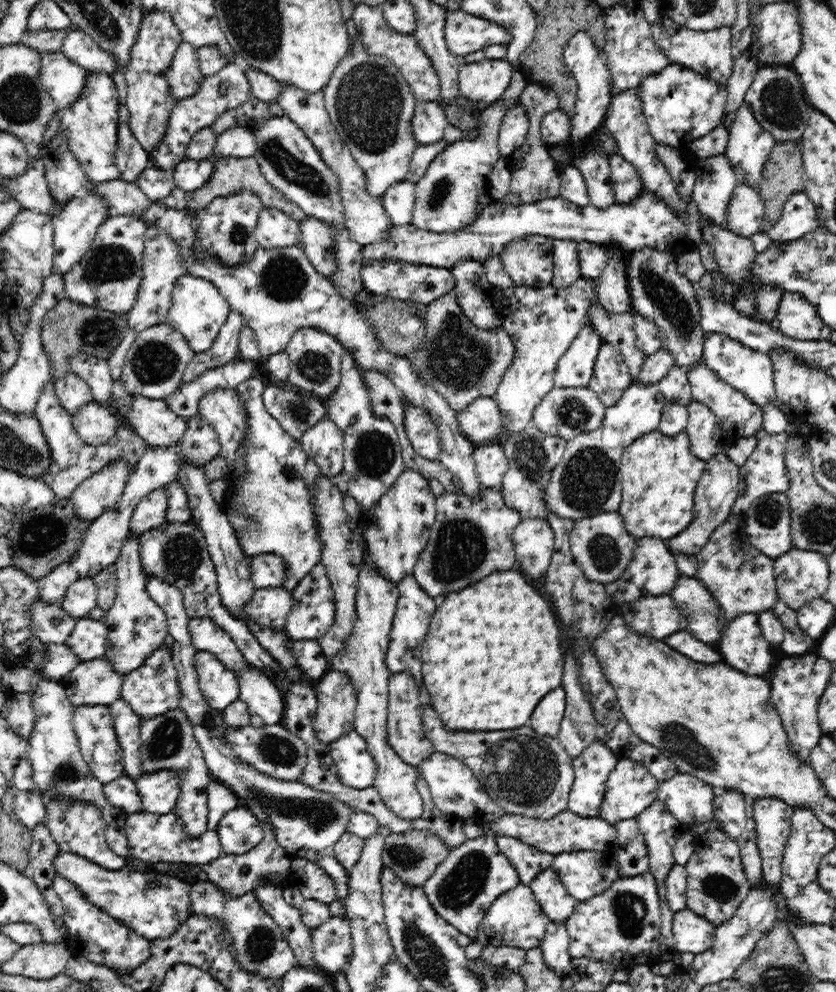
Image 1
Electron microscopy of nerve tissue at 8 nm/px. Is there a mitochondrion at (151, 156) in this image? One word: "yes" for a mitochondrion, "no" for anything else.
no

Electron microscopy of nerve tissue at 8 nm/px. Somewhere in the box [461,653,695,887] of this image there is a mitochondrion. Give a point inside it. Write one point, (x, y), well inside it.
(523, 771)

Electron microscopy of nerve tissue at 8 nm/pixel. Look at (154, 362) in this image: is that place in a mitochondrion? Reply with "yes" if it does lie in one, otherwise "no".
yes

